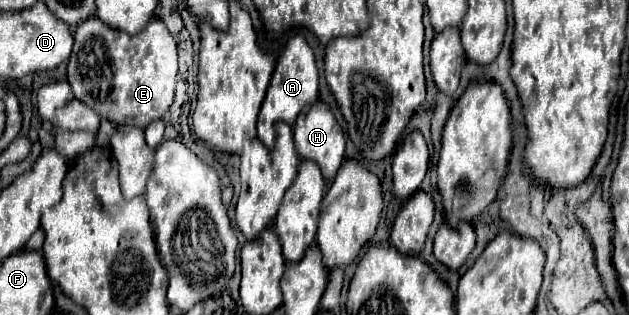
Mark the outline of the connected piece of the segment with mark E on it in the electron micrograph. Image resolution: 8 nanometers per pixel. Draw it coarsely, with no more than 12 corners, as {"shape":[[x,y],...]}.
{"shape":[[164,20],[134,36],[76,24],[66,78],[116,126],[174,102],[178,50]]}

